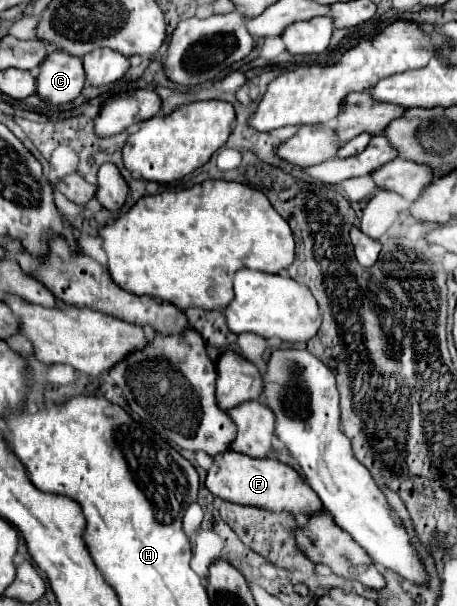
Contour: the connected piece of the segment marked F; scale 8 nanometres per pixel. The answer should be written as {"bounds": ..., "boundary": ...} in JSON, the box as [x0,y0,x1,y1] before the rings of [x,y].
{"bounds":[206,450,324,516],"boundary":[[[226,450],[226,454],[218,454],[214,458],[214,464],[206,476],[206,488],[222,500],[230,500],[242,506],[258,506],[270,512],[290,512],[294,516],[296,514],[310,516],[324,510],[318,494],[314,494],[314,490],[292,466],[272,458],[250,458],[234,450]]]}

